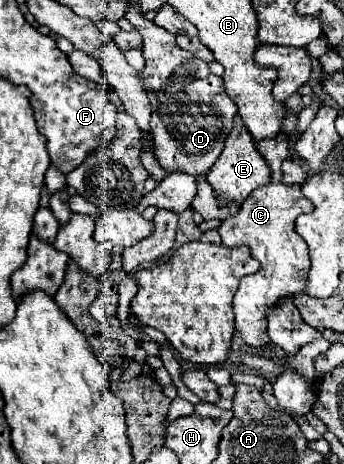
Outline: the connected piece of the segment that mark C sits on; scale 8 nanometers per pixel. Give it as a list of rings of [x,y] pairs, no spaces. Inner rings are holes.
[[[280,132],[276,138],[256,140],[256,150],[264,156],[272,170],[272,178],[266,186],[254,190],[238,208],[236,214],[230,214],[222,220],[218,232],[222,236],[222,244],[234,246],[250,246],[250,254],[260,262],[260,270],[256,274],[248,274],[240,280],[240,286],[234,294],[234,314],[236,314],[236,330],[240,332],[240,340],[248,346],[262,348],[270,344],[266,334],[266,308],[276,304],[282,296],[298,294],[304,290],[304,278],[310,268],[310,256],[306,242],[296,234],[294,220],[298,214],[312,212],[310,200],[302,194],[300,184],[284,184],[282,182],[282,162],[296,160],[290,148],[290,134]]]

